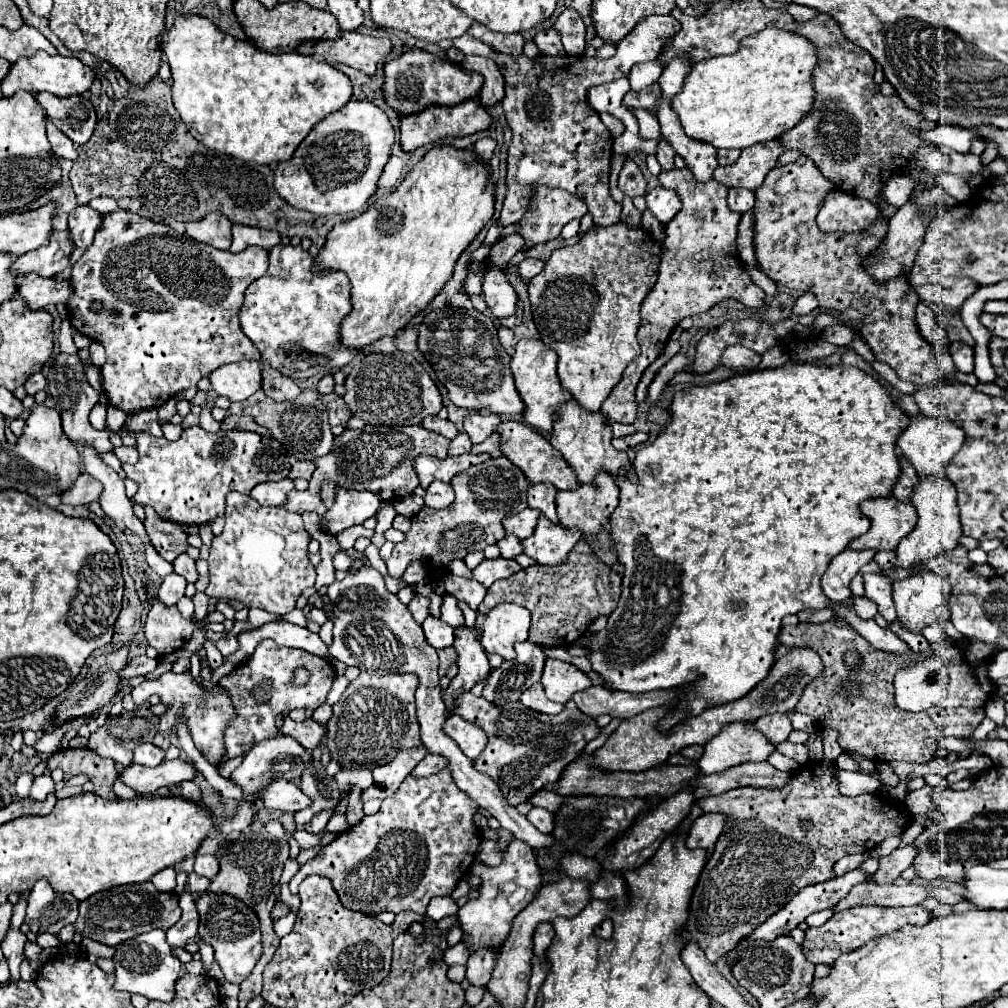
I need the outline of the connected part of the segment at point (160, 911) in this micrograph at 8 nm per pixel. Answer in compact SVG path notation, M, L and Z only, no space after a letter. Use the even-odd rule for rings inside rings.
M151 882L109 888L89 896L79 904L79 918L75 922L75 928L91 940L107 946L117 946L147 930L169 930L173 924L177 924L177 920L181 918L181 908L177 900L179 898L175 892L159 892Z

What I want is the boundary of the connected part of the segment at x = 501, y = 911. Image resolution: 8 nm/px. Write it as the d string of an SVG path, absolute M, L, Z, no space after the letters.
M513 840L503 852L503 860L499 866L485 868L479 864L479 860L475 860L475 864L471 866L471 874L481 876L483 884L479 888L479 896L469 900L457 912L461 930L463 930L461 942L469 948L469 952L479 950L483 946L491 946L493 950L499 952L505 938L509 936L513 918L537 896L541 888L541 870L535 862L533 850L525 846L525 842Z

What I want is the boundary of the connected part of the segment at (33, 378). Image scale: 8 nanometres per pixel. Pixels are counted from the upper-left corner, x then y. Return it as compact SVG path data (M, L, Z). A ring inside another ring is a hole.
M37 372L37 374L31 374L31 376L27 378L27 382L23 384L23 388L25 388L25 392L27 392L27 394L35 396L39 390L43 390L43 388L45 388L45 384L47 384L47 382L45 382L45 376Z

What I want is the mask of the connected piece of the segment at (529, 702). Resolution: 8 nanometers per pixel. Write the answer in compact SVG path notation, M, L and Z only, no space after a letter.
M539 682L533 684L531 688L527 688L521 694L521 702L529 710L535 710L535 712L541 712L541 714L553 714L553 716L559 714L559 710L563 708L563 704L557 704L557 702L547 700L547 696L543 692L543 686Z

